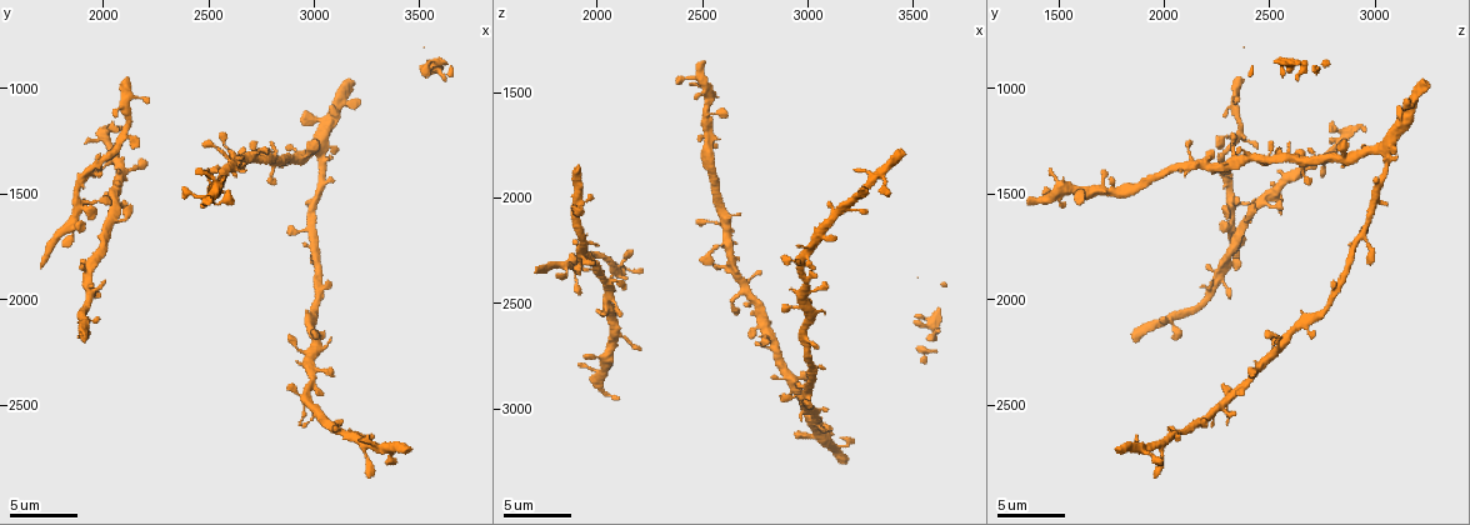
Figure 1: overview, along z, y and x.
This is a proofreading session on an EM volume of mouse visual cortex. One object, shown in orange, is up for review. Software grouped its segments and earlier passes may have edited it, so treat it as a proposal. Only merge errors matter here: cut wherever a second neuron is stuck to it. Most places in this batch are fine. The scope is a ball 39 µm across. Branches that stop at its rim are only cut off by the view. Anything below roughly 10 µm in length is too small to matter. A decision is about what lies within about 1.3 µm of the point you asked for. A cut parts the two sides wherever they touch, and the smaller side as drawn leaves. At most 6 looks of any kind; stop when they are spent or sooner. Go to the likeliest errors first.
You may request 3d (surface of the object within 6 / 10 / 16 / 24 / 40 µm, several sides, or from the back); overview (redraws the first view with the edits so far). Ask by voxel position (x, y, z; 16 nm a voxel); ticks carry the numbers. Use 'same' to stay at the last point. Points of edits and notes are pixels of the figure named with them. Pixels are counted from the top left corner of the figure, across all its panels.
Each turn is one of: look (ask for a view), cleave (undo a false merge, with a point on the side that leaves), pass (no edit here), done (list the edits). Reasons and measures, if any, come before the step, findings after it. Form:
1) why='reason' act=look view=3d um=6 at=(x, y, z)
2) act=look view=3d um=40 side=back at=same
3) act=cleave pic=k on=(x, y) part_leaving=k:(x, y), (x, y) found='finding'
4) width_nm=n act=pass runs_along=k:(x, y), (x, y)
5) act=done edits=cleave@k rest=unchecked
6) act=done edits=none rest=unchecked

act=look view=3d um=10 at=(3050, 1340, 3070)

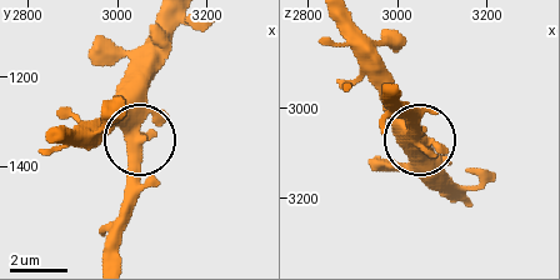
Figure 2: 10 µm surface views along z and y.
act=look view=3d um=6 at=(3035, 1345, 3060)

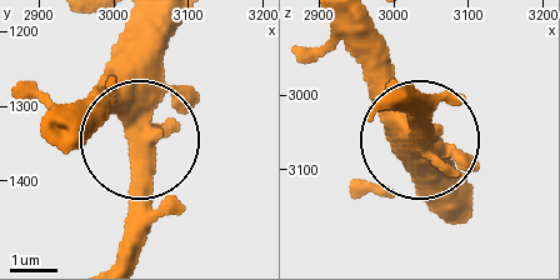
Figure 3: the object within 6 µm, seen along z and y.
act=pass found='one neuron here'

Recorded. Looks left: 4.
why='sudden change in width' act=look view=3d um=10 at=(2010, 1530, 2340)

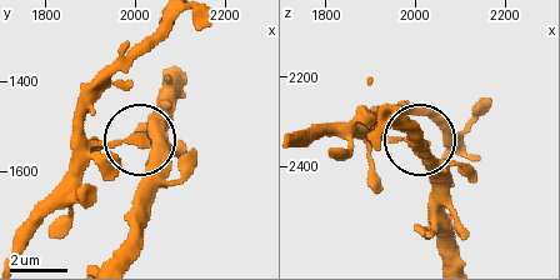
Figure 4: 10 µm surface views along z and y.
act=pass found='one neuron here'

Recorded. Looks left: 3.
why='three arms meet' act=look view=3d um=10 at=(2590, 1350, 2140)

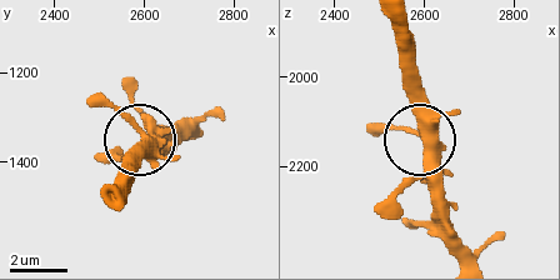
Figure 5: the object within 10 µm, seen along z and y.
why='other side' act=look view=3d um=10 side=back at=(2595, 1340, 2130)

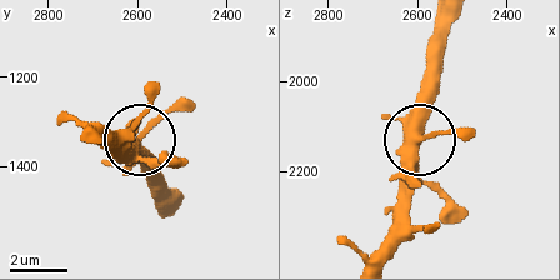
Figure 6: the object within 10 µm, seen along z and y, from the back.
act=pass found='all the same neuron'

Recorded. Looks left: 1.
act=done edits=none rest=unchecked

